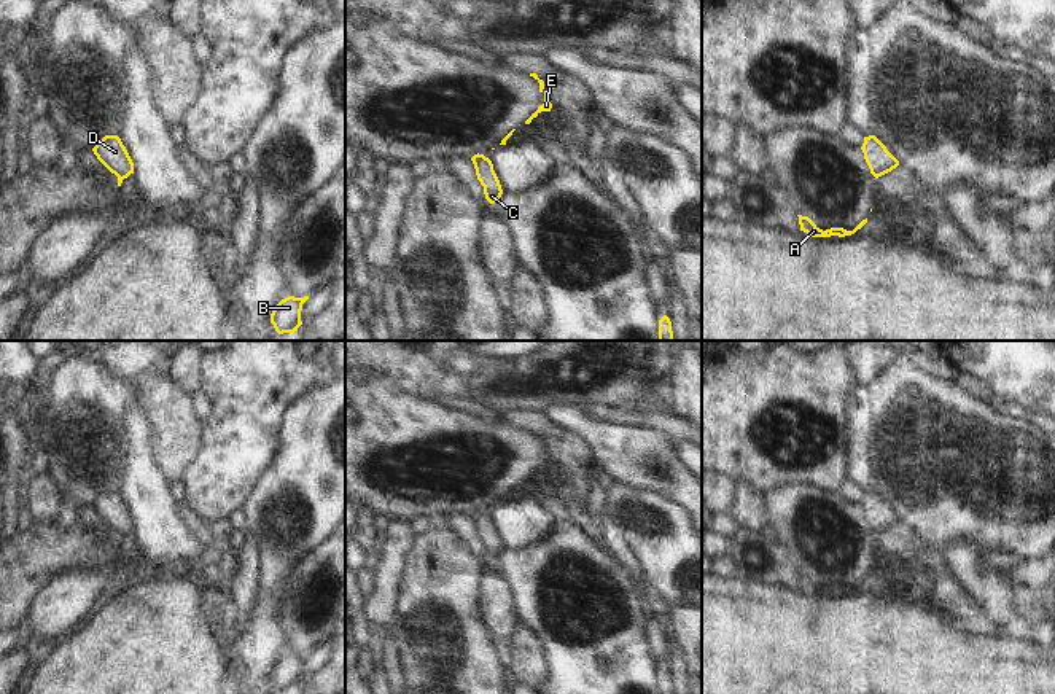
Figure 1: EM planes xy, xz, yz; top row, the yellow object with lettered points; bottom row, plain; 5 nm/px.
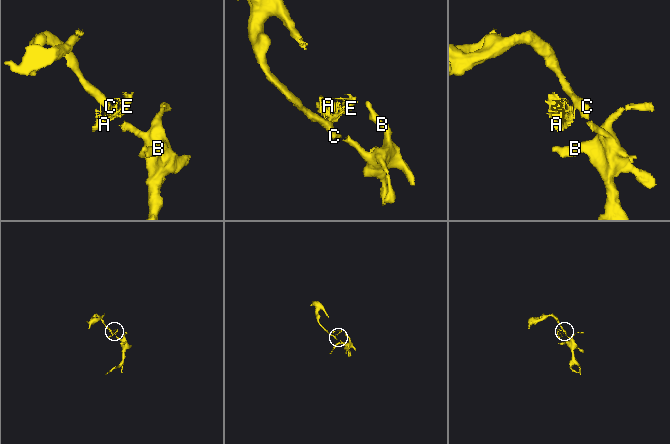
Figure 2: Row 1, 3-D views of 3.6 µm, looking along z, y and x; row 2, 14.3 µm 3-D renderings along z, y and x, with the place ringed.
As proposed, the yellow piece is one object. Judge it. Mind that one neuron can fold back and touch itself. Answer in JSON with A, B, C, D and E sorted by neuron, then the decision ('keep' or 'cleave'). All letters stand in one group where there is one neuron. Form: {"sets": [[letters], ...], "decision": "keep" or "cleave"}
{"sets": [["A", "E"], ["B", "C", "D"]], "decision": "cleave"}

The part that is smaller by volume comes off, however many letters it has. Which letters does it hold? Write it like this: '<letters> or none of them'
A, E

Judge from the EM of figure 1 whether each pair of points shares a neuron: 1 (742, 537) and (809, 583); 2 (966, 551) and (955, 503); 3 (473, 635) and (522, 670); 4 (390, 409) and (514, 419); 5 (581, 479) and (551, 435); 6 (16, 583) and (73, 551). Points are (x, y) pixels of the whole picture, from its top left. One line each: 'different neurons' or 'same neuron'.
1: different neurons
2: different neurons
3: different neurons
4: different neurons
5: same neuron
6: same neuron

